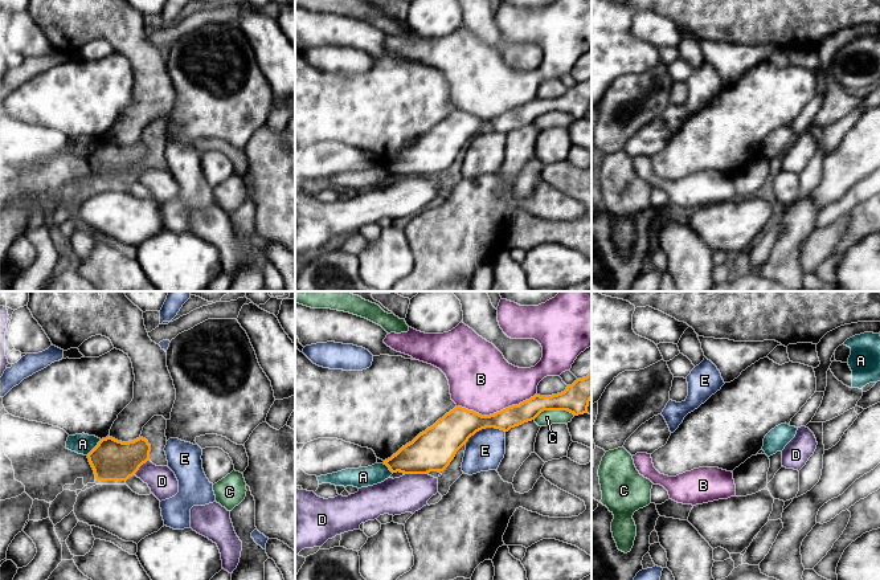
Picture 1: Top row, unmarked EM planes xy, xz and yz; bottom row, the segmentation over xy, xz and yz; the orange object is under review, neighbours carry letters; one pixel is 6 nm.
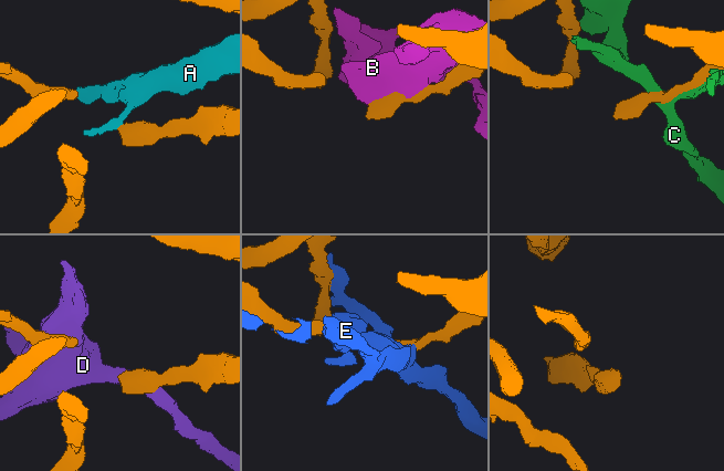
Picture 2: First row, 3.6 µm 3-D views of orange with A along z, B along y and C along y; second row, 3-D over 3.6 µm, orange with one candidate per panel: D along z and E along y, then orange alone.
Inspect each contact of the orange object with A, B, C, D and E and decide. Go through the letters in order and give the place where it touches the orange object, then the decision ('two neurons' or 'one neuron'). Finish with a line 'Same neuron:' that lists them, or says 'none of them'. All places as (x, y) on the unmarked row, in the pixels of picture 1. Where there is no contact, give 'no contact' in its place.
A: meets orange in xy at (94, 151); two neurons
B: meets orange in xz at (496, 115); two neurons
C: meets orange in xz at (553, 113); two neurons
D: meets orange in xz at (416, 176); two neurons
E: meets orange in xz at (483, 131); two neurons
Same neuron: none of them

